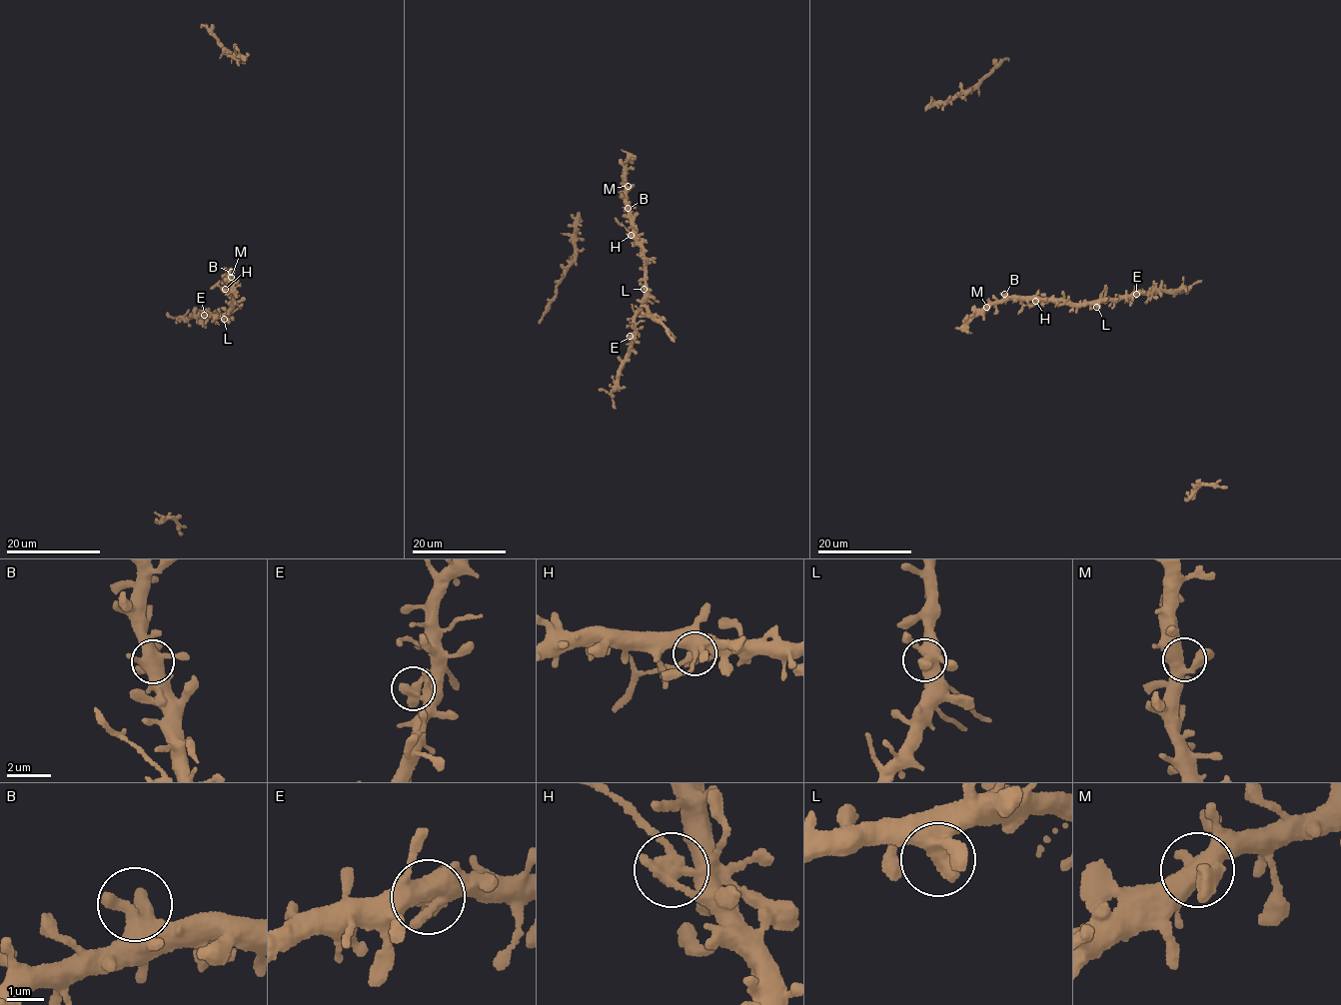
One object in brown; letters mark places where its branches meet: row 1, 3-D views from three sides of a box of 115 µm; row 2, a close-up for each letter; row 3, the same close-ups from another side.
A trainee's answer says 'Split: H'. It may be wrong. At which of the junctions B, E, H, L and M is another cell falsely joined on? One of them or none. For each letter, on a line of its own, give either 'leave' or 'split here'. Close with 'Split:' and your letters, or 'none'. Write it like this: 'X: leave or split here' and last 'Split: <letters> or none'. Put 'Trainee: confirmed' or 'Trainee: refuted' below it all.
B: leave
E: leave
H: split here
L: leave
M: leave
Split: H
Trainee: confirmed

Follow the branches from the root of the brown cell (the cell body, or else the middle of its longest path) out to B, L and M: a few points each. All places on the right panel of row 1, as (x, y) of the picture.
B: (1039, 299), (1004, 294)
L: (1039, 299), (1096, 307)
M: (1039, 299), (1005, 298), (986, 307)

